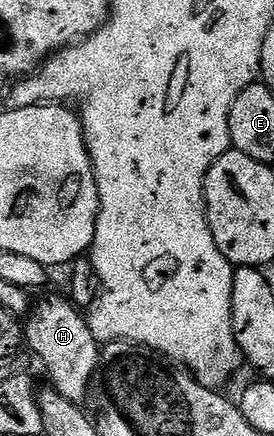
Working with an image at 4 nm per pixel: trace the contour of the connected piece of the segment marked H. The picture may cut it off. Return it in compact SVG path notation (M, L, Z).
M53 294L38 306L36 303L24 323L23 338L49 373L52 389L67 396L67 400L81 404L85 394L87 398L90 393L93 375L97 373L99 344L91 332L88 317L68 297L65 298Z

